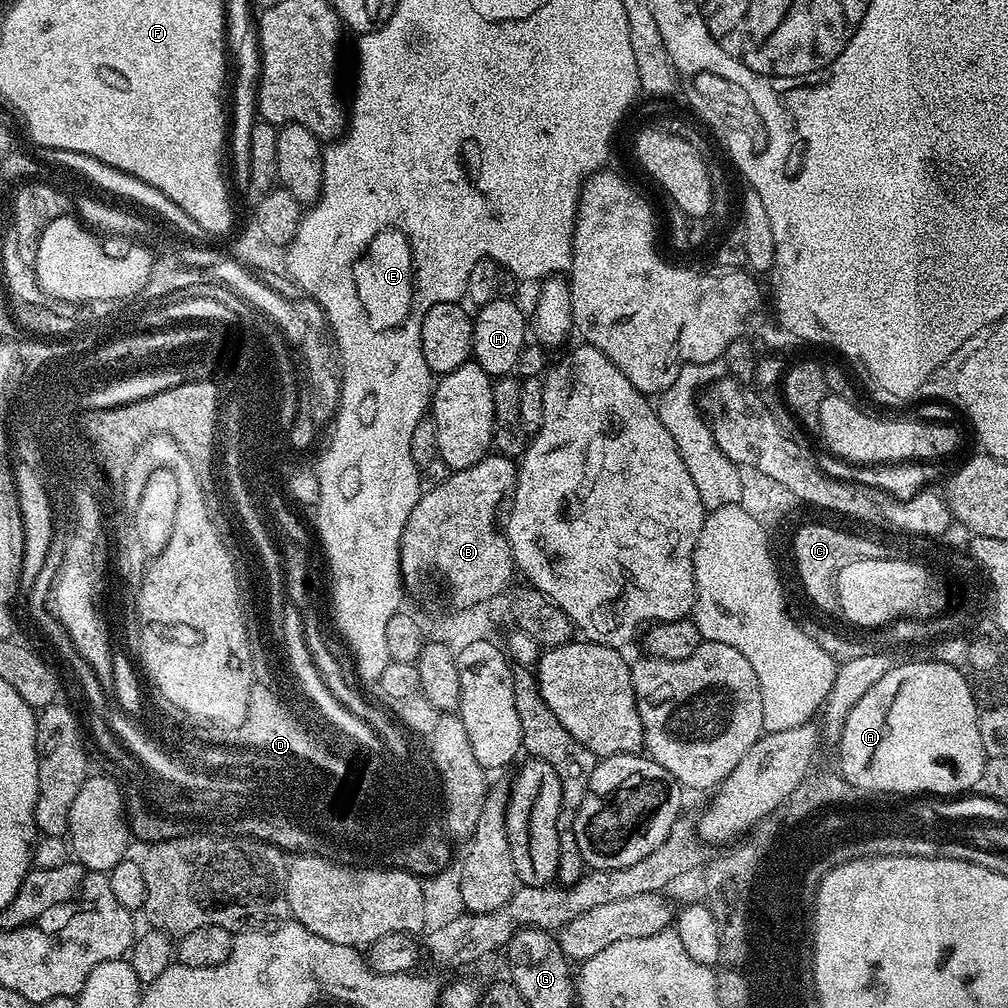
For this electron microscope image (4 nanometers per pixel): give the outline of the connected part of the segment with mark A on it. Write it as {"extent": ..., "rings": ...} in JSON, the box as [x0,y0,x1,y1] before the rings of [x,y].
{"extent":[838,659,986,798],"rings":[[[938,659],[909,660],[909,664],[897,663],[889,672],[882,674],[882,678],[862,694],[858,706],[850,710],[850,718],[844,720],[838,741],[838,771],[862,792],[916,792],[912,794],[931,794],[936,798],[952,798],[967,793],[975,789],[986,759],[982,737],[978,735],[980,712],[970,686],[966,686],[966,678],[962,678],[954,666],[943,664]]]}

